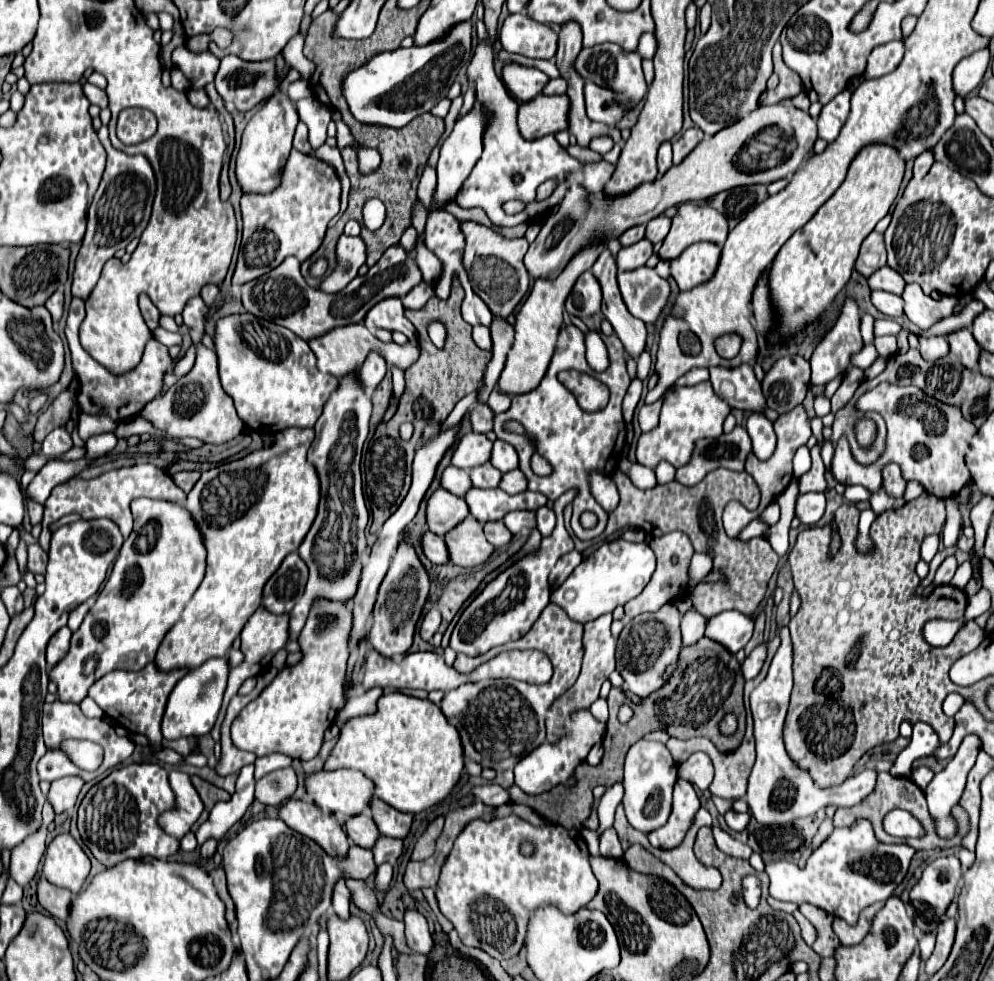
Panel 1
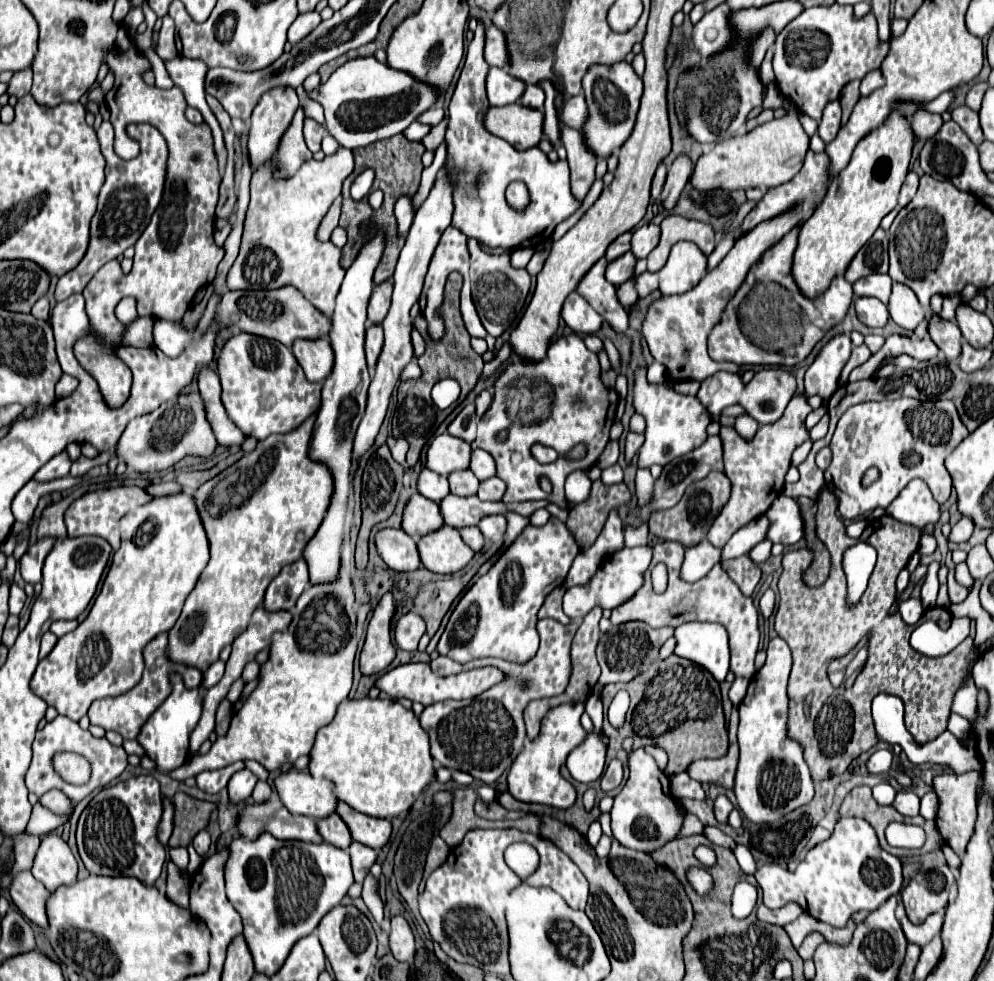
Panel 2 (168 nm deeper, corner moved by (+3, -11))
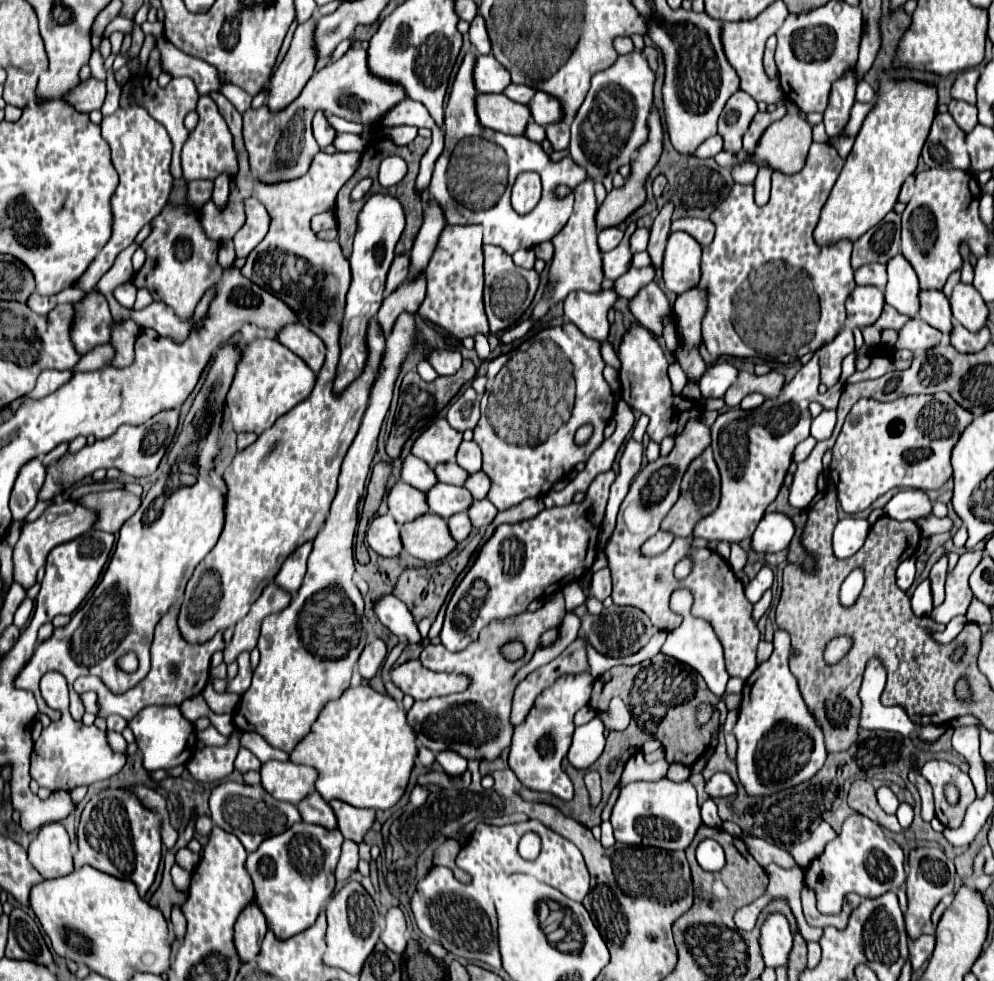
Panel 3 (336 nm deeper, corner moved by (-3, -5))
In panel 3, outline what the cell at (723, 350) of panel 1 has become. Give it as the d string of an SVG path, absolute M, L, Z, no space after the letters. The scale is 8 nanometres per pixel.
M811 144L811 150L809 150L809 156L807 156L807 162L803 166L801 172L797 174L783 174L779 170L773 172L773 178L771 178L771 200L765 204L765 206L757 206L755 200L753 200L753 184L733 184L729 196L711 212L709 220L715 224L715 238L709 246L703 248L703 256L701 256L701 280L699 280L699 286L701 290L707 292L707 312L701 320L701 336L703 336L703 342L705 342L705 348L709 354L715 354L715 356L737 356L737 358L751 358L751 356L757 356L757 358L763 358L767 362L795 362L801 354L803 354L803 348L809 346L809 354L817 348L821 348L825 342L831 342L837 332L843 328L845 324L845 300L849 298L849 294L853 292L855 288L855 280L853 280L853 268L849 264L849 258L851 258L851 248L853 248L853 242L851 240L839 240L839 242L833 242L831 246L817 246L815 240L813 240L813 230L819 222L819 214L821 214L821 208L825 204L825 200L829 198L829 192L839 176L843 168L843 158L837 154L837 150L831 146L831 144Z

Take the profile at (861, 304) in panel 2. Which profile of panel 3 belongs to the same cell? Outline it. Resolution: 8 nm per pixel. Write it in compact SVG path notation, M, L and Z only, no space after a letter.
M855 286L857 290L851 292L851 296L845 302L847 310L847 322L865 328L875 322L875 318L881 314L885 298L883 292L875 286Z

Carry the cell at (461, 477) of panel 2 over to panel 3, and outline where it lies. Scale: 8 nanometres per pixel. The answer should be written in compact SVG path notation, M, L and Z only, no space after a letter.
M447 462L447 464L437 464L433 468L435 476L439 482L447 482L447 484L463 484L465 482L465 472L461 470L461 466L457 466L455 462Z

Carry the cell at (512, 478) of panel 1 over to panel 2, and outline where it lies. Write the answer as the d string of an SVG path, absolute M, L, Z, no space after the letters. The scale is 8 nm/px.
M495 476L495 478L491 478L491 480L483 480L483 482L481 482L477 496L479 496L481 500L501 500L503 494L505 494L505 490L507 490L505 482Z

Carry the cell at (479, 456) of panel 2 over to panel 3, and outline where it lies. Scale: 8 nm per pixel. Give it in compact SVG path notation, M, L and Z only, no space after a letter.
M473 440L459 444L455 460L469 474L473 474L475 470L481 470L481 450L479 450L479 446Z

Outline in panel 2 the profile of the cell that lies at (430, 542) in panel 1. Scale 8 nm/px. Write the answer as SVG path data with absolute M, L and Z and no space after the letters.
M381 530L375 536L379 556L387 562L391 570L409 572L425 568L417 550L417 542L403 530Z

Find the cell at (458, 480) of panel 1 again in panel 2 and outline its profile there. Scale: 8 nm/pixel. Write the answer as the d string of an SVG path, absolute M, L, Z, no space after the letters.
M427 468L421 470L417 488L419 488L419 494L423 494L425 498L429 498L429 500L433 500L433 502L441 502L445 496L451 494L447 476L435 474L435 472L427 470Z

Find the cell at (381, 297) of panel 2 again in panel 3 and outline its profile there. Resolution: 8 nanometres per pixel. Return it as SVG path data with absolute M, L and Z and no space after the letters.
M399 254L395 256L393 264L391 264L391 270L389 270L389 276L387 276L387 286L385 286L385 296L389 296L401 282L407 280L409 276L409 254Z

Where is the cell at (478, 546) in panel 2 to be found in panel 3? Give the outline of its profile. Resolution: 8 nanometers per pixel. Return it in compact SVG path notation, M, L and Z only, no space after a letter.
M465 512L453 514L453 516L447 520L447 524L449 524L449 532L451 532L451 536L453 536L457 542L463 542L463 540L469 536L469 532L471 532L469 516L467 516Z

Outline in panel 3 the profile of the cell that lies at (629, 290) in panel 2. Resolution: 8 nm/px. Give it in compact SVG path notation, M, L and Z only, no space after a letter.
M603 280L599 292L571 292L565 298L565 316L587 336L597 342L605 342L609 334L607 312L613 308L617 294L611 290L613 282Z

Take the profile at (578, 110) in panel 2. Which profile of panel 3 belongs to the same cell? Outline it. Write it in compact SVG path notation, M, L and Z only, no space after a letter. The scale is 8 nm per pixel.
M541 90L535 92L535 96L529 102L531 116L537 124L547 126L557 122L561 118L561 106L557 106L557 98L549 98L549 94L541 94Z

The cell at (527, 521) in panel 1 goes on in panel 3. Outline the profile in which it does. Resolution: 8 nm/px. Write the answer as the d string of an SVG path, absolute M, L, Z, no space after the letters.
M483 498L483 500L475 500L471 506L469 506L469 520L471 520L471 524L473 524L473 528L477 528L477 530L485 530L487 528L487 524L495 518L495 514L497 514L497 508L487 500L487 498Z

